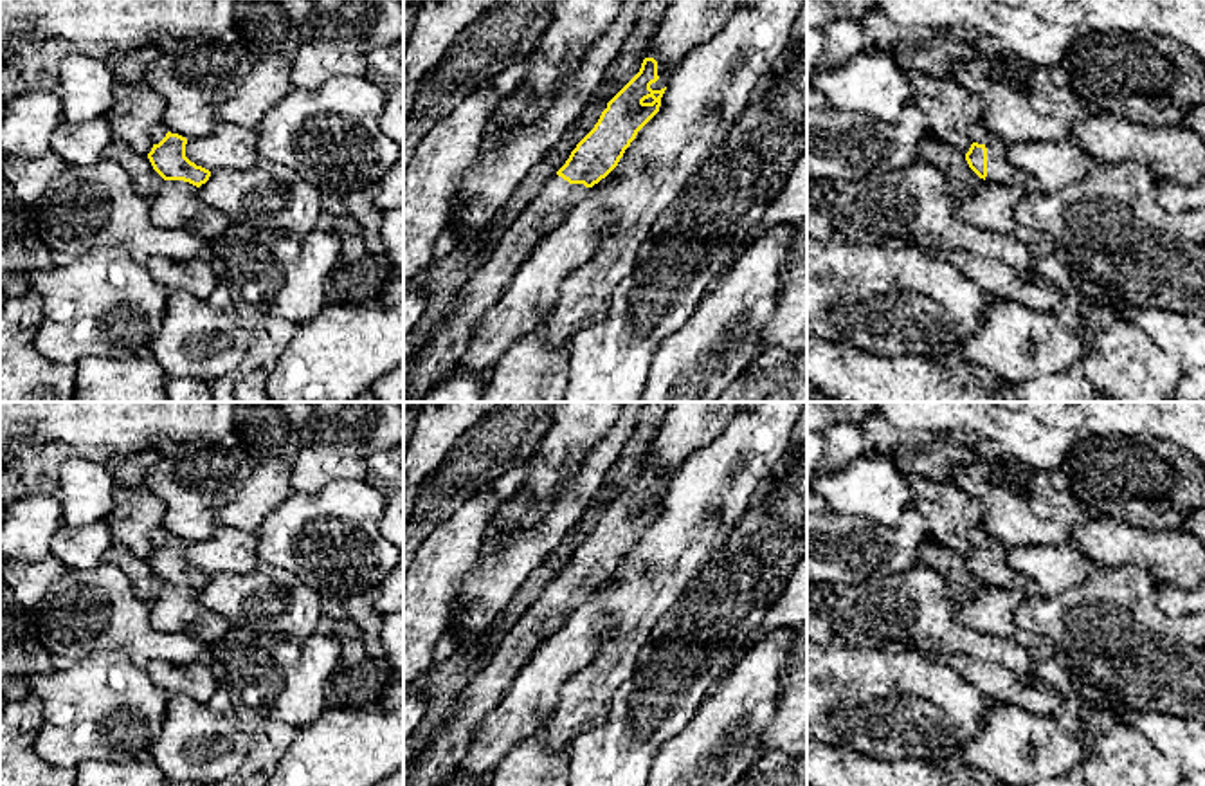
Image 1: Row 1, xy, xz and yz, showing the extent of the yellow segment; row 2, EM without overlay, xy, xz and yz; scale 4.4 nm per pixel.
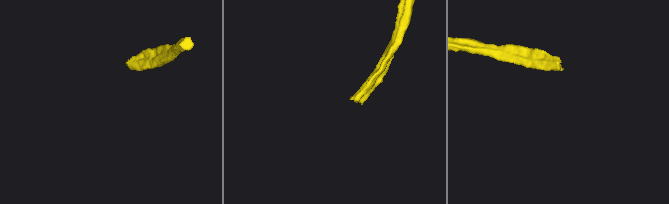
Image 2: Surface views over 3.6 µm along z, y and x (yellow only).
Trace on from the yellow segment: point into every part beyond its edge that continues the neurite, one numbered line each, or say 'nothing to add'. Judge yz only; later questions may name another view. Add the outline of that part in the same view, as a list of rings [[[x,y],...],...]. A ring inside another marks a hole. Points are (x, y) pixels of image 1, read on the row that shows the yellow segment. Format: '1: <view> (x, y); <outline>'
1: yz (1000, 170); [[[976,124],[971,132],[971,141],[987,148],[987,177],[989,182],[1005,186],[1032,186],[1027,171],[1007,160],[1007,141],[989,132],[983,124]]]

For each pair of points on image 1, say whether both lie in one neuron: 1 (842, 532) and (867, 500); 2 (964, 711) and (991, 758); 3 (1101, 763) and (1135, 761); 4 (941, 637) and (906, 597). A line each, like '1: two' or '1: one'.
1: two
2: two
3: one
4: one

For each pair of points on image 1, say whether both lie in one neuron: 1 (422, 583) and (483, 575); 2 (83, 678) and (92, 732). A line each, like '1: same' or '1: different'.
1: different
2: same

